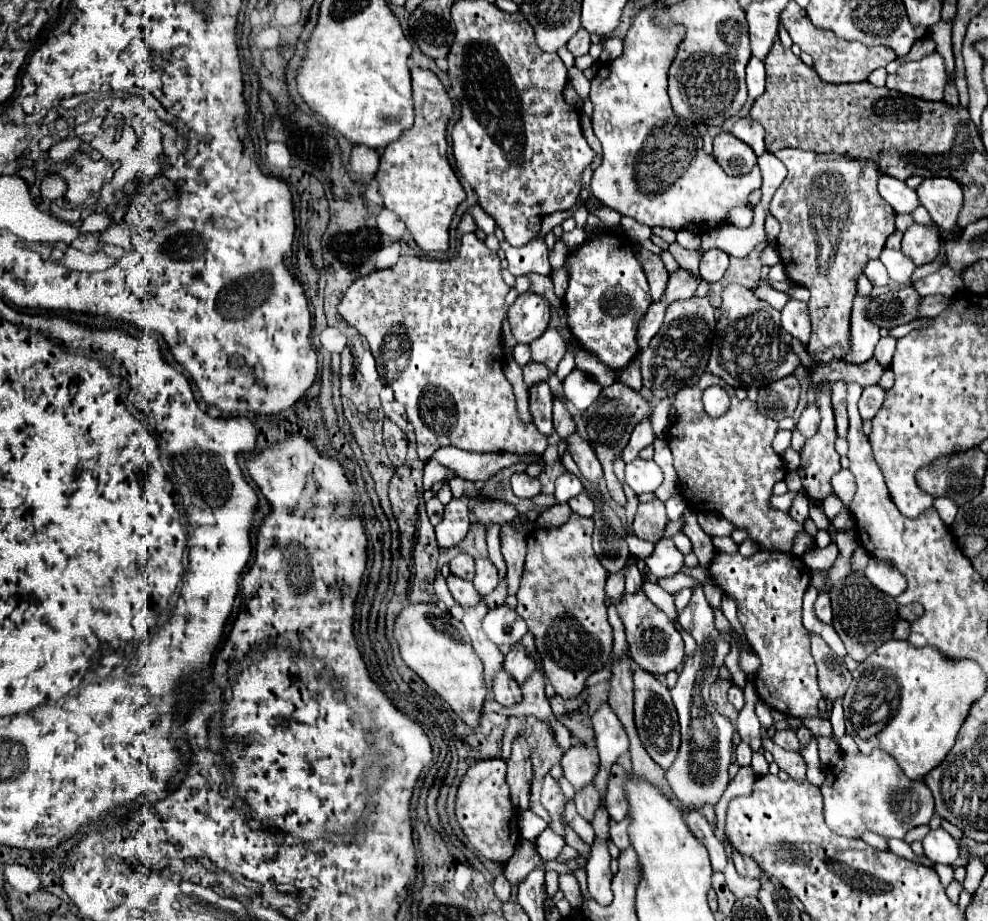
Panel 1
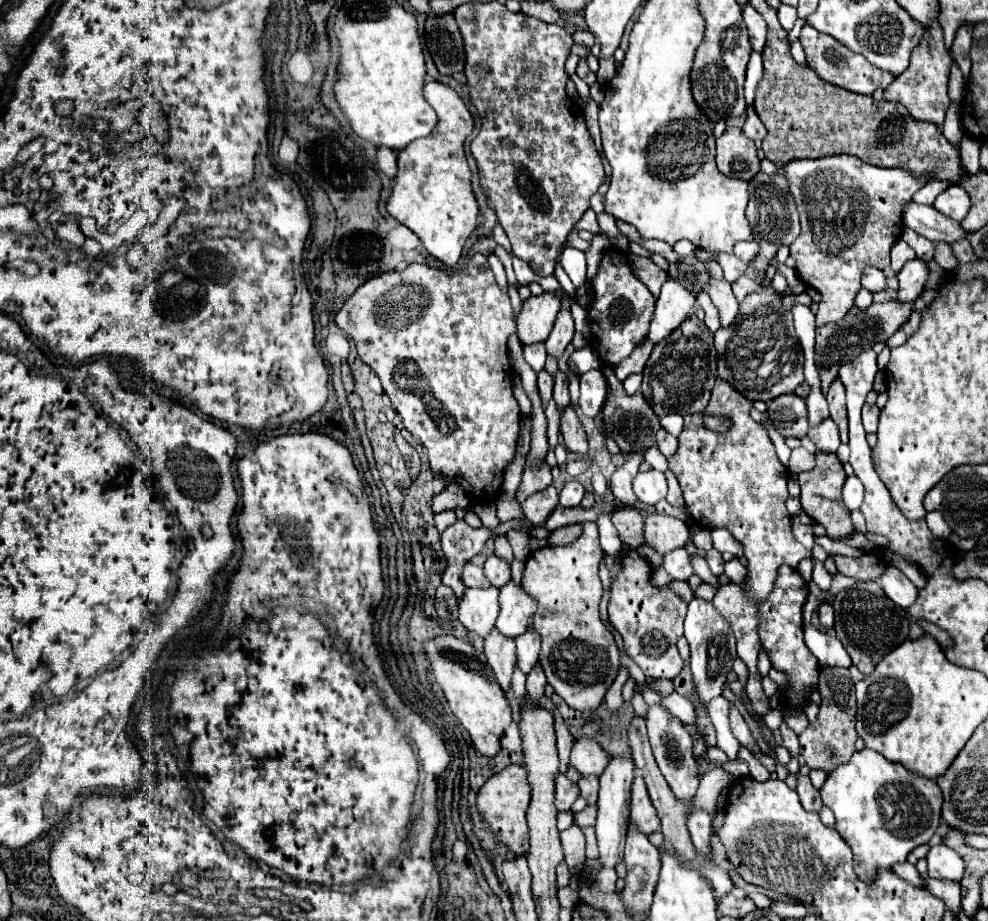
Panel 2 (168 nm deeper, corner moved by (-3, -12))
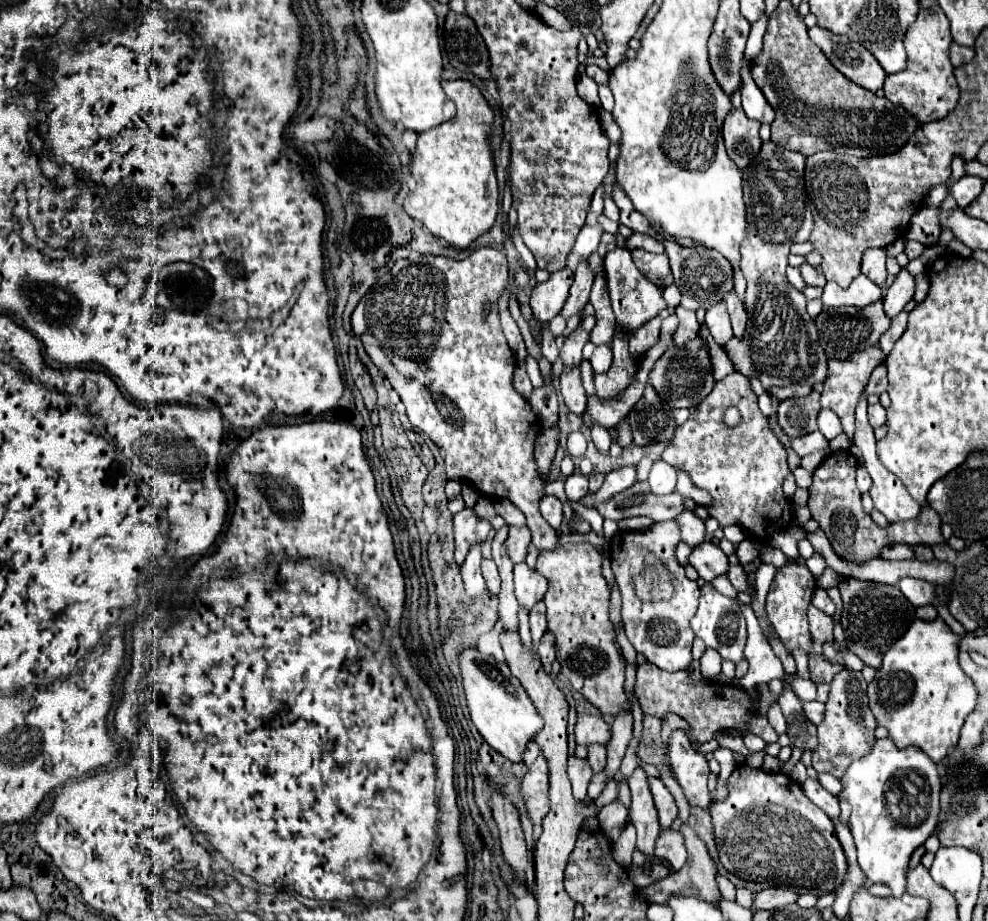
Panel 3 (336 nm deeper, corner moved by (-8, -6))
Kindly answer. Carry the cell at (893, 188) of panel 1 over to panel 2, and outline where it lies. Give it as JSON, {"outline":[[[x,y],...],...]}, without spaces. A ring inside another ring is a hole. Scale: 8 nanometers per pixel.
{"outline":[[[907,201],[903,205],[901,217],[903,217],[905,227],[911,227],[913,231],[917,231],[919,235],[923,235],[931,241],[953,243],[953,241],[967,235],[961,229],[959,223],[947,219],[945,215],[935,211],[931,205],[921,205],[921,203],[915,203],[915,201]]]}

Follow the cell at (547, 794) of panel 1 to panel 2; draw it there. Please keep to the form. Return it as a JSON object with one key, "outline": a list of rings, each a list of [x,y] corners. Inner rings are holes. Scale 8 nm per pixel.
{"outline":[[[565,775],[555,779],[555,809],[571,809],[575,799],[579,797],[577,785],[573,785]]]}

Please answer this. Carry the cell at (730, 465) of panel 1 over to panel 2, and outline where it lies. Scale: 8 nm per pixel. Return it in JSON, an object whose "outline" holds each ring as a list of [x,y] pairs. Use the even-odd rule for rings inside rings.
{"outline":[[[717,379],[711,391],[709,405],[703,413],[693,413],[685,417],[685,429],[679,435],[679,449],[669,459],[669,469],[677,475],[679,485],[683,489],[685,505],[699,527],[727,529],[745,551],[749,561],[747,573],[747,595],[741,595],[743,585],[719,587],[713,605],[727,619],[733,635],[737,639],[737,655],[749,669],[749,679],[745,685],[747,697],[761,717],[771,709],[769,697],[761,689],[761,677],[757,675],[757,655],[761,649],[757,635],[757,605],[767,597],[773,589],[773,581],[779,565],[797,567],[801,559],[811,557],[811,551],[805,549],[793,535],[791,515],[785,507],[789,497],[787,493],[787,467],[775,455],[775,447],[771,437],[767,435],[767,427],[757,423],[749,415],[751,401],[737,393],[727,381]],[[717,415],[727,417],[731,421],[731,429],[727,433],[717,433],[705,427],[703,417]]]}

